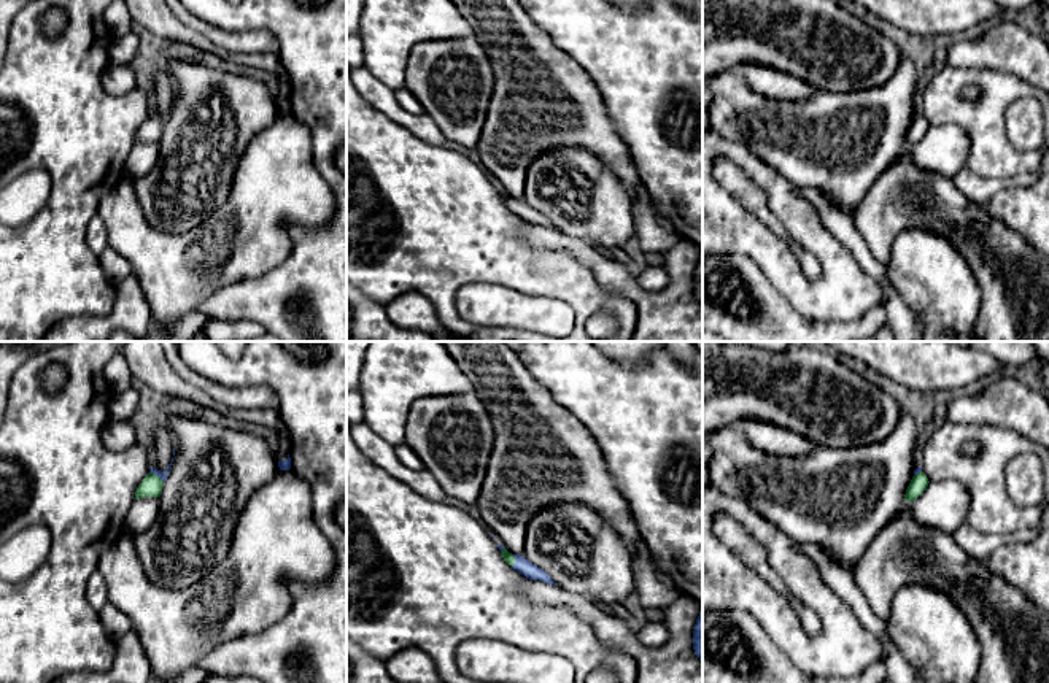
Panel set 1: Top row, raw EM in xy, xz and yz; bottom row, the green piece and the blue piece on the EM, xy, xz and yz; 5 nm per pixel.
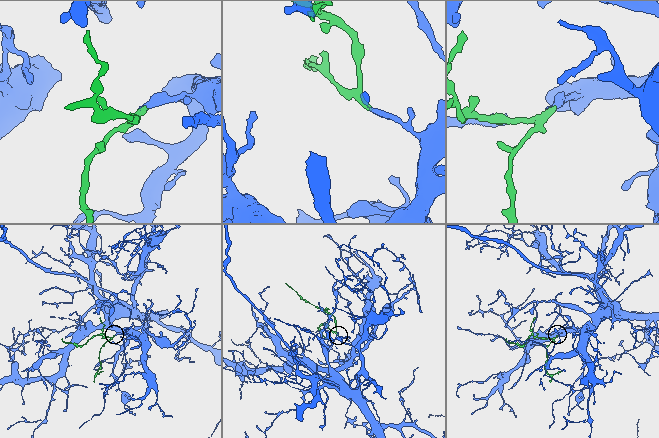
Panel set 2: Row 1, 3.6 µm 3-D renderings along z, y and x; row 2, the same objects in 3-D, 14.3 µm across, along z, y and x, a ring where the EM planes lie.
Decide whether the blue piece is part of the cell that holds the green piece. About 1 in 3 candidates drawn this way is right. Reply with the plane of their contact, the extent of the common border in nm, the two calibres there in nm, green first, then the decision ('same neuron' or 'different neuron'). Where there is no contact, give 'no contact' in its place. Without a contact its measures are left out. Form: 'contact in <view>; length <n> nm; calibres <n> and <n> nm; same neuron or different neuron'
contact in xy; length 90 nm; calibres 110 and 50 nm; same neuron

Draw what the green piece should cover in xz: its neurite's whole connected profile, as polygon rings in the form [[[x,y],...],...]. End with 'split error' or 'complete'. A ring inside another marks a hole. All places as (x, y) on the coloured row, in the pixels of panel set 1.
[[[496,545],[501,550],[501,554],[504,558],[504,561],[517,572],[520,572],[521,575],[524,575],[529,580],[539,580],[548,585],[556,585],[552,577],[544,572],[540,567],[537,567],[536,564],[529,562],[526,558],[520,556],[520,554],[512,554],[509,553],[504,546]]]; split error

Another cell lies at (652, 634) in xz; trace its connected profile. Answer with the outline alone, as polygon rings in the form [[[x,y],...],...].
[[[645,623],[637,631],[637,639],[642,645],[660,646],[669,640],[669,631],[664,623]]]

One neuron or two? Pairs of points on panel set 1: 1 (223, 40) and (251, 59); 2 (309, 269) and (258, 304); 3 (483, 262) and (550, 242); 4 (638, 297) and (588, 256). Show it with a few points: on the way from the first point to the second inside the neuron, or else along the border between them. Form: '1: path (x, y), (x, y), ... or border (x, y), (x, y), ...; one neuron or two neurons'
1: border (247, 51), (275, 53); two neurons
2: path (296, 281), (277, 300), (270, 300); one neuron
3: border (526, 224), (534, 248), (569, 256); two neurons
4: path (625, 285), (601, 266); one neuron

